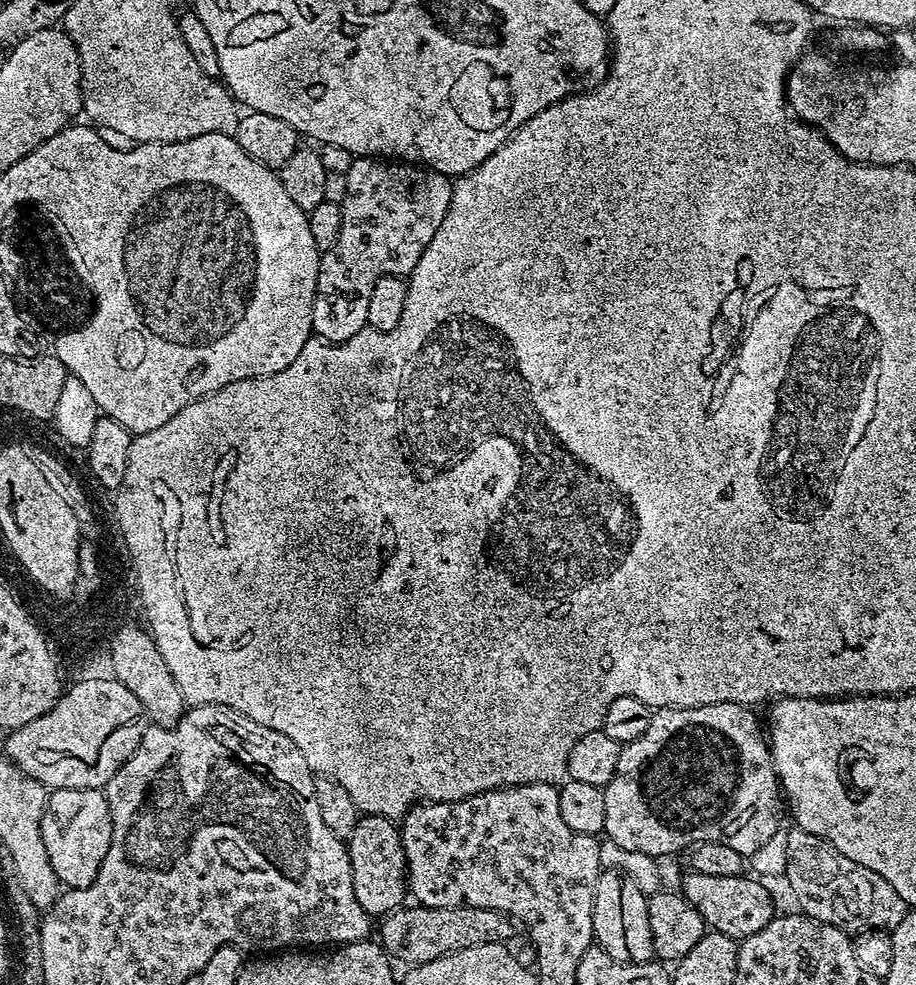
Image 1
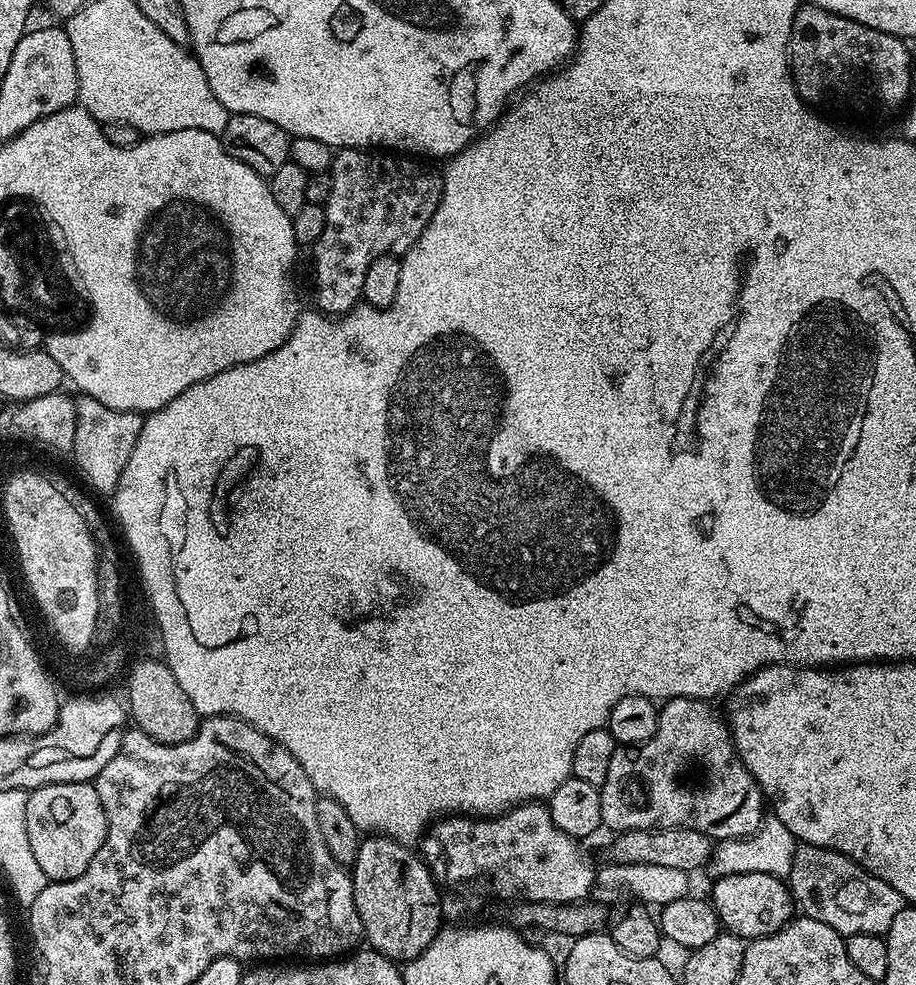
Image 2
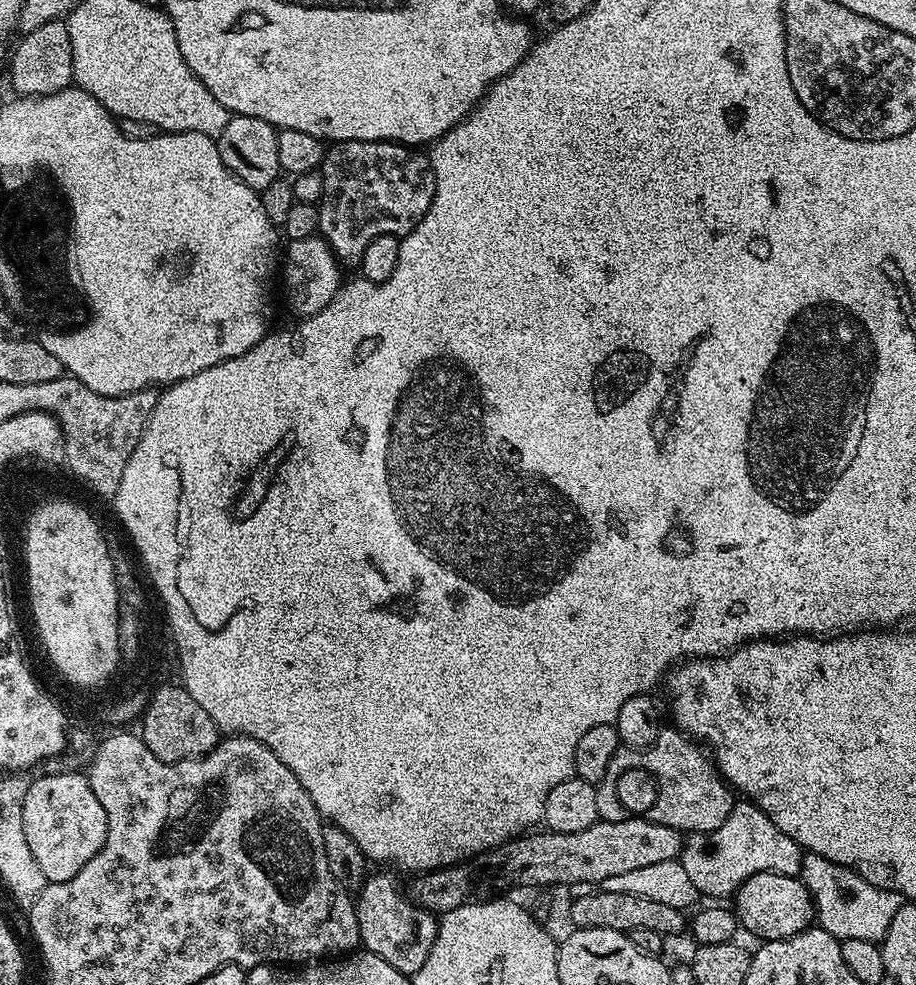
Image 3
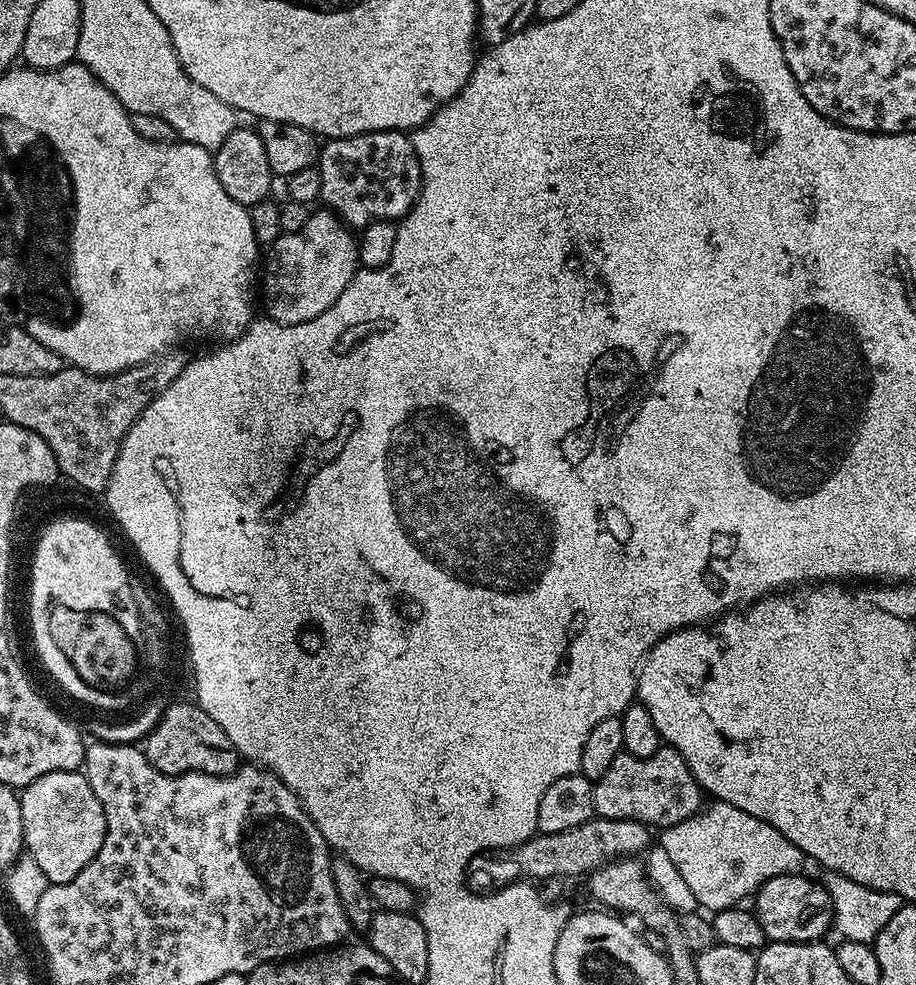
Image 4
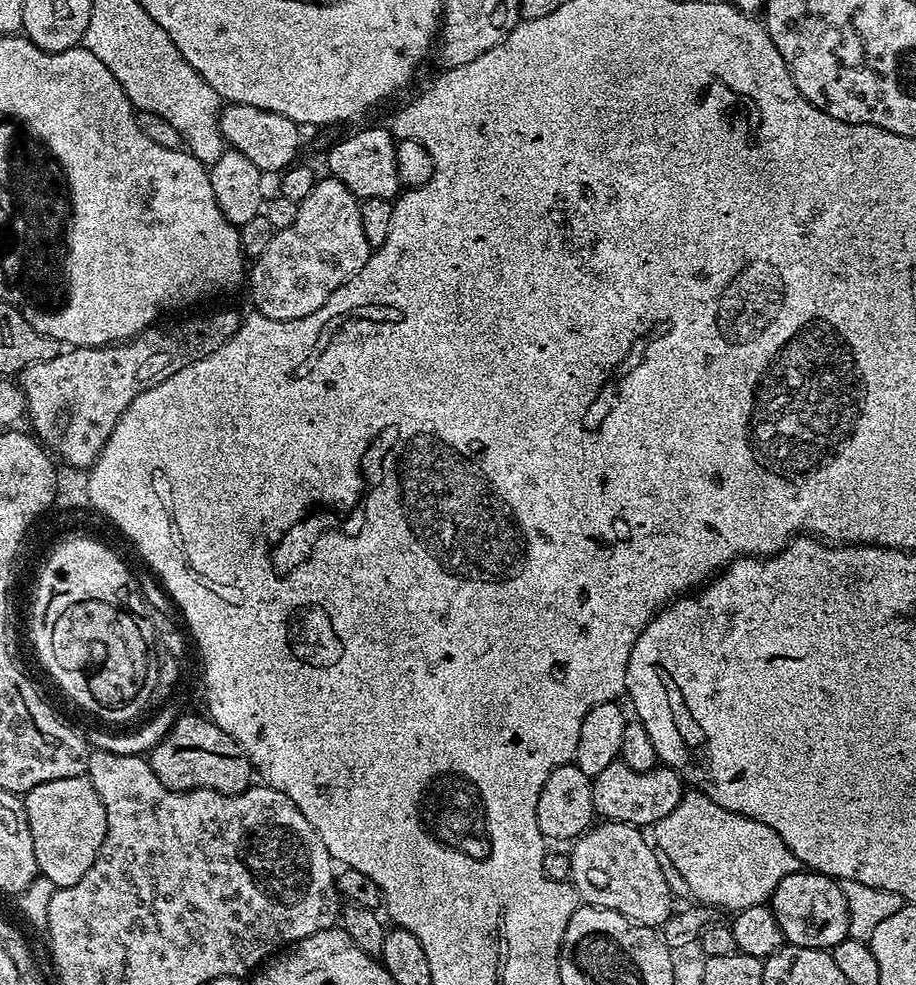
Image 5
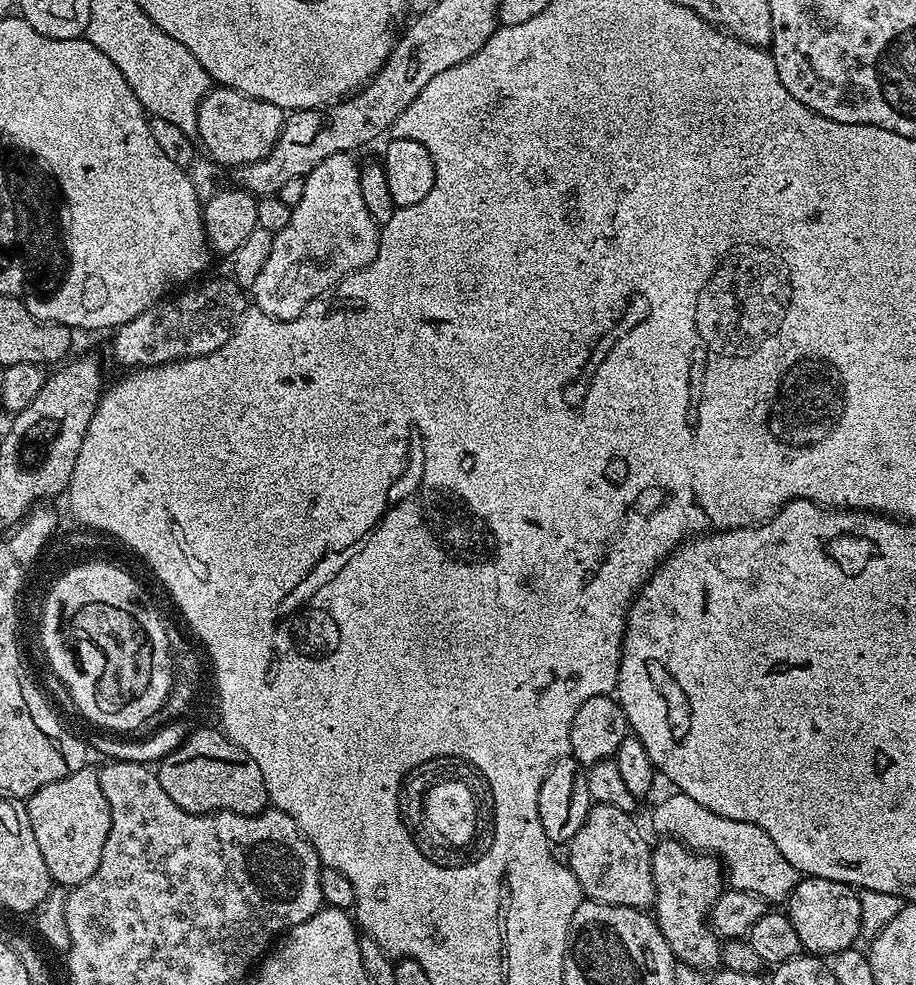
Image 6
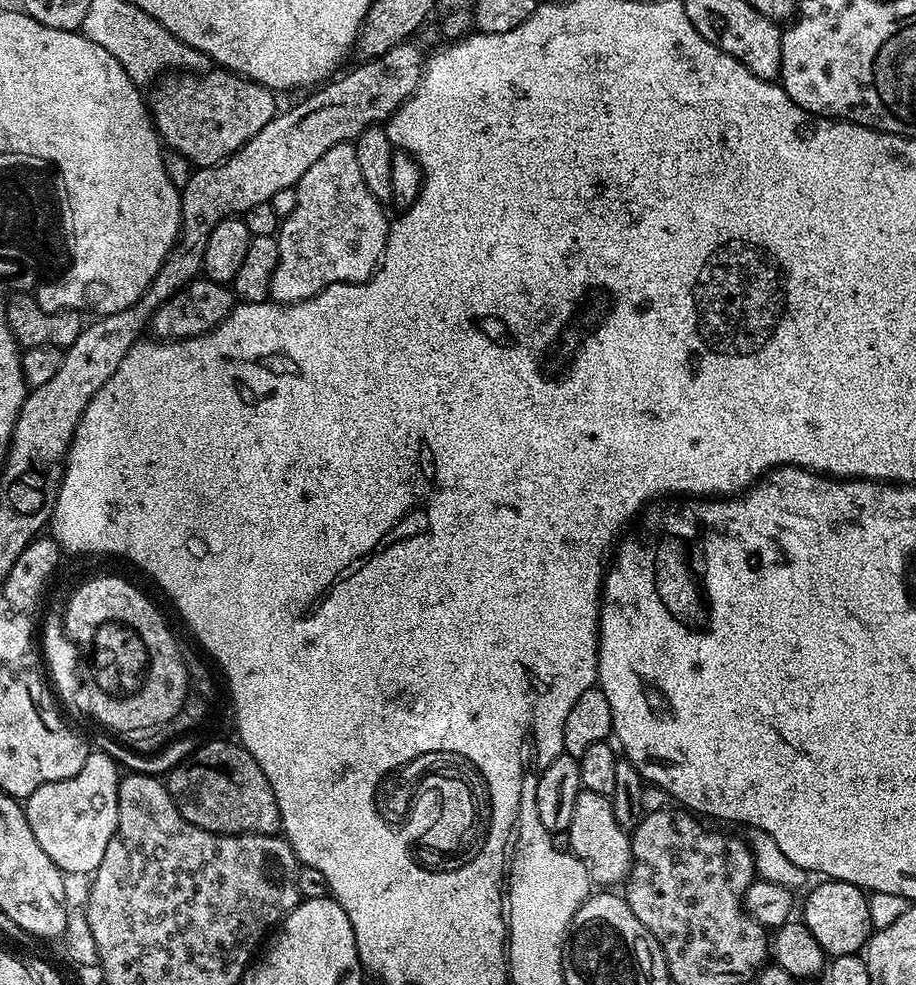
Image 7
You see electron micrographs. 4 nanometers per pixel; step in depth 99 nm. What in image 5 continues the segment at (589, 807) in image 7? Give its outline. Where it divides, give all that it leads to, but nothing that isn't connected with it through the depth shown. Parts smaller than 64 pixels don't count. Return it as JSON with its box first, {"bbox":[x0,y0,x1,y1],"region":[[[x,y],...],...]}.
{"bbox":[570,822,674,929],"region":[[[626,822],[593,823],[571,845],[570,883],[585,905],[614,910],[635,924],[659,929],[674,914],[674,897],[658,866],[657,849],[640,832],[637,825]]]}

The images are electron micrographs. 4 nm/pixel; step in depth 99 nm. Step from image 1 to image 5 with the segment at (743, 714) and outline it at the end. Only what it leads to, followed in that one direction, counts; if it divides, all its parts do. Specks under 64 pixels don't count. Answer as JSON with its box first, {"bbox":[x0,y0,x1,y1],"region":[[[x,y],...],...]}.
{"bbox":[592,759,686,826],"region":[[[621,759],[610,762],[602,774],[592,777],[594,813],[597,817],[637,826],[653,826],[679,804],[686,791],[680,775],[672,768],[658,766],[654,770],[630,770]]]}

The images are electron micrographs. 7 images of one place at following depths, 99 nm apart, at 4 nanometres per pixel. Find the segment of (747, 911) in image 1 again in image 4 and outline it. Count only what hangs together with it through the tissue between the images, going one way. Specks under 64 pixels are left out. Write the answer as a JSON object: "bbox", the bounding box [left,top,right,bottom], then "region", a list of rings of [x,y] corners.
{"bbox":[754,874,833,944],"region":[[[807,874],[787,875],[770,878],[754,895],[754,911],[762,926],[765,937],[772,942],[790,942],[791,944],[811,944],[824,938],[828,928],[833,927],[832,903],[830,894],[819,879],[811,880]]]}

